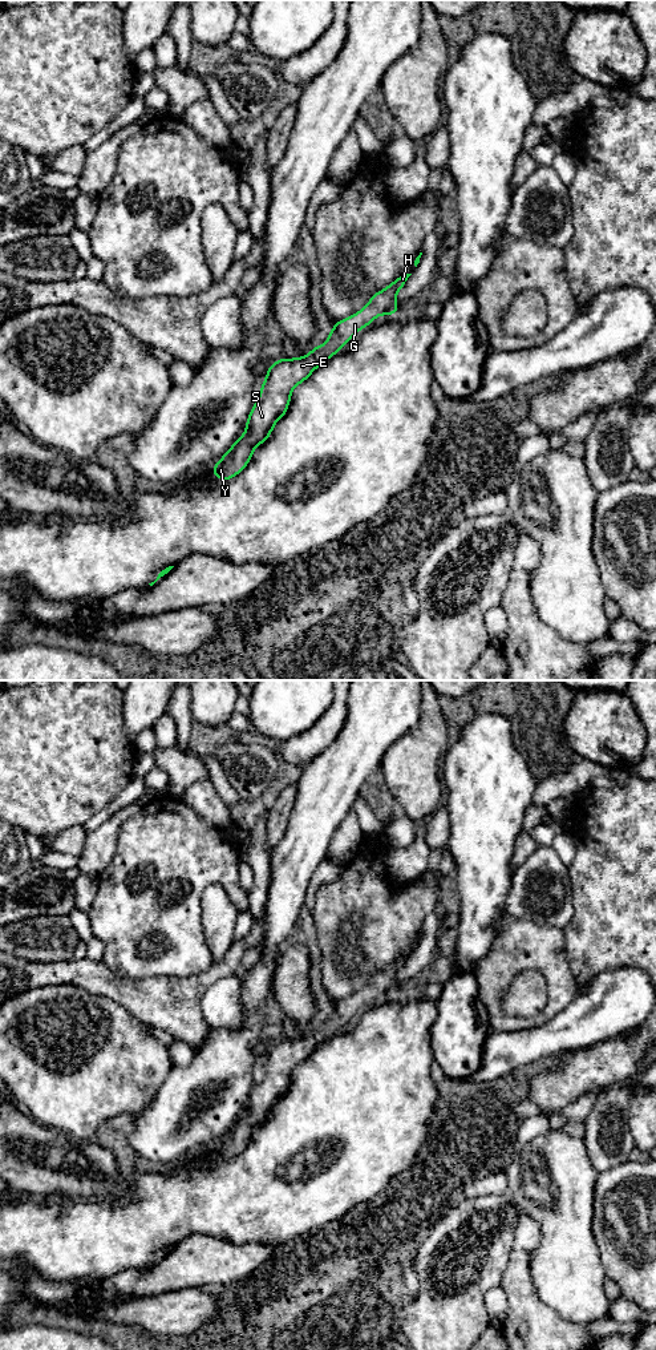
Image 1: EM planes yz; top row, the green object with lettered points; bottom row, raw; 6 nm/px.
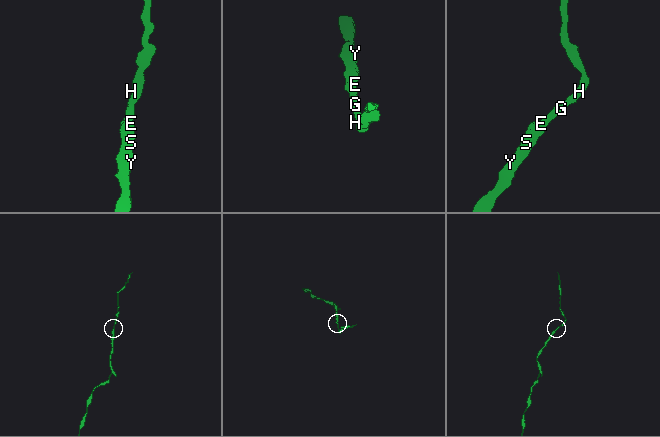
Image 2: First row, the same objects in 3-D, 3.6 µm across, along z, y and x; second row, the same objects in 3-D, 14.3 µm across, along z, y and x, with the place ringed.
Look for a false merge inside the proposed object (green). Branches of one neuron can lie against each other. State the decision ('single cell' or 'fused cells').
single cell

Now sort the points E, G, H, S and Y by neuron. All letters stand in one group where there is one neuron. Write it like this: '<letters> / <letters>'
E G H S Y

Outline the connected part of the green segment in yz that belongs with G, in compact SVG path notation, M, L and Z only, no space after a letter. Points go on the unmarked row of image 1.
M412 954L400 955L386 969L376 973L368 985L357 994L337 1002L327 1022L303 1036L276 1040L267 1051L259 1079L251 1090L242 1117L214 1145L211 1152L227 1161L239 1155L250 1143L255 1128L270 1117L276 1102L287 1094L292 1070L307 1060L309 1055L339 1030L361 1009L368 1007L378 995L398 993L397 973Z

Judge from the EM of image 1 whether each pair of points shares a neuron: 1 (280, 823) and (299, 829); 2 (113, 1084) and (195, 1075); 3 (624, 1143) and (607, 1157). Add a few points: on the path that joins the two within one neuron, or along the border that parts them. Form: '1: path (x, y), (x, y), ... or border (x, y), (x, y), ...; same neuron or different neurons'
1: border (296, 796), (286, 833), (272, 853); different neurons
2: border (173, 1064), (146, 1106); different neurons
3: path (620, 1144), (611, 1154); same neuron

